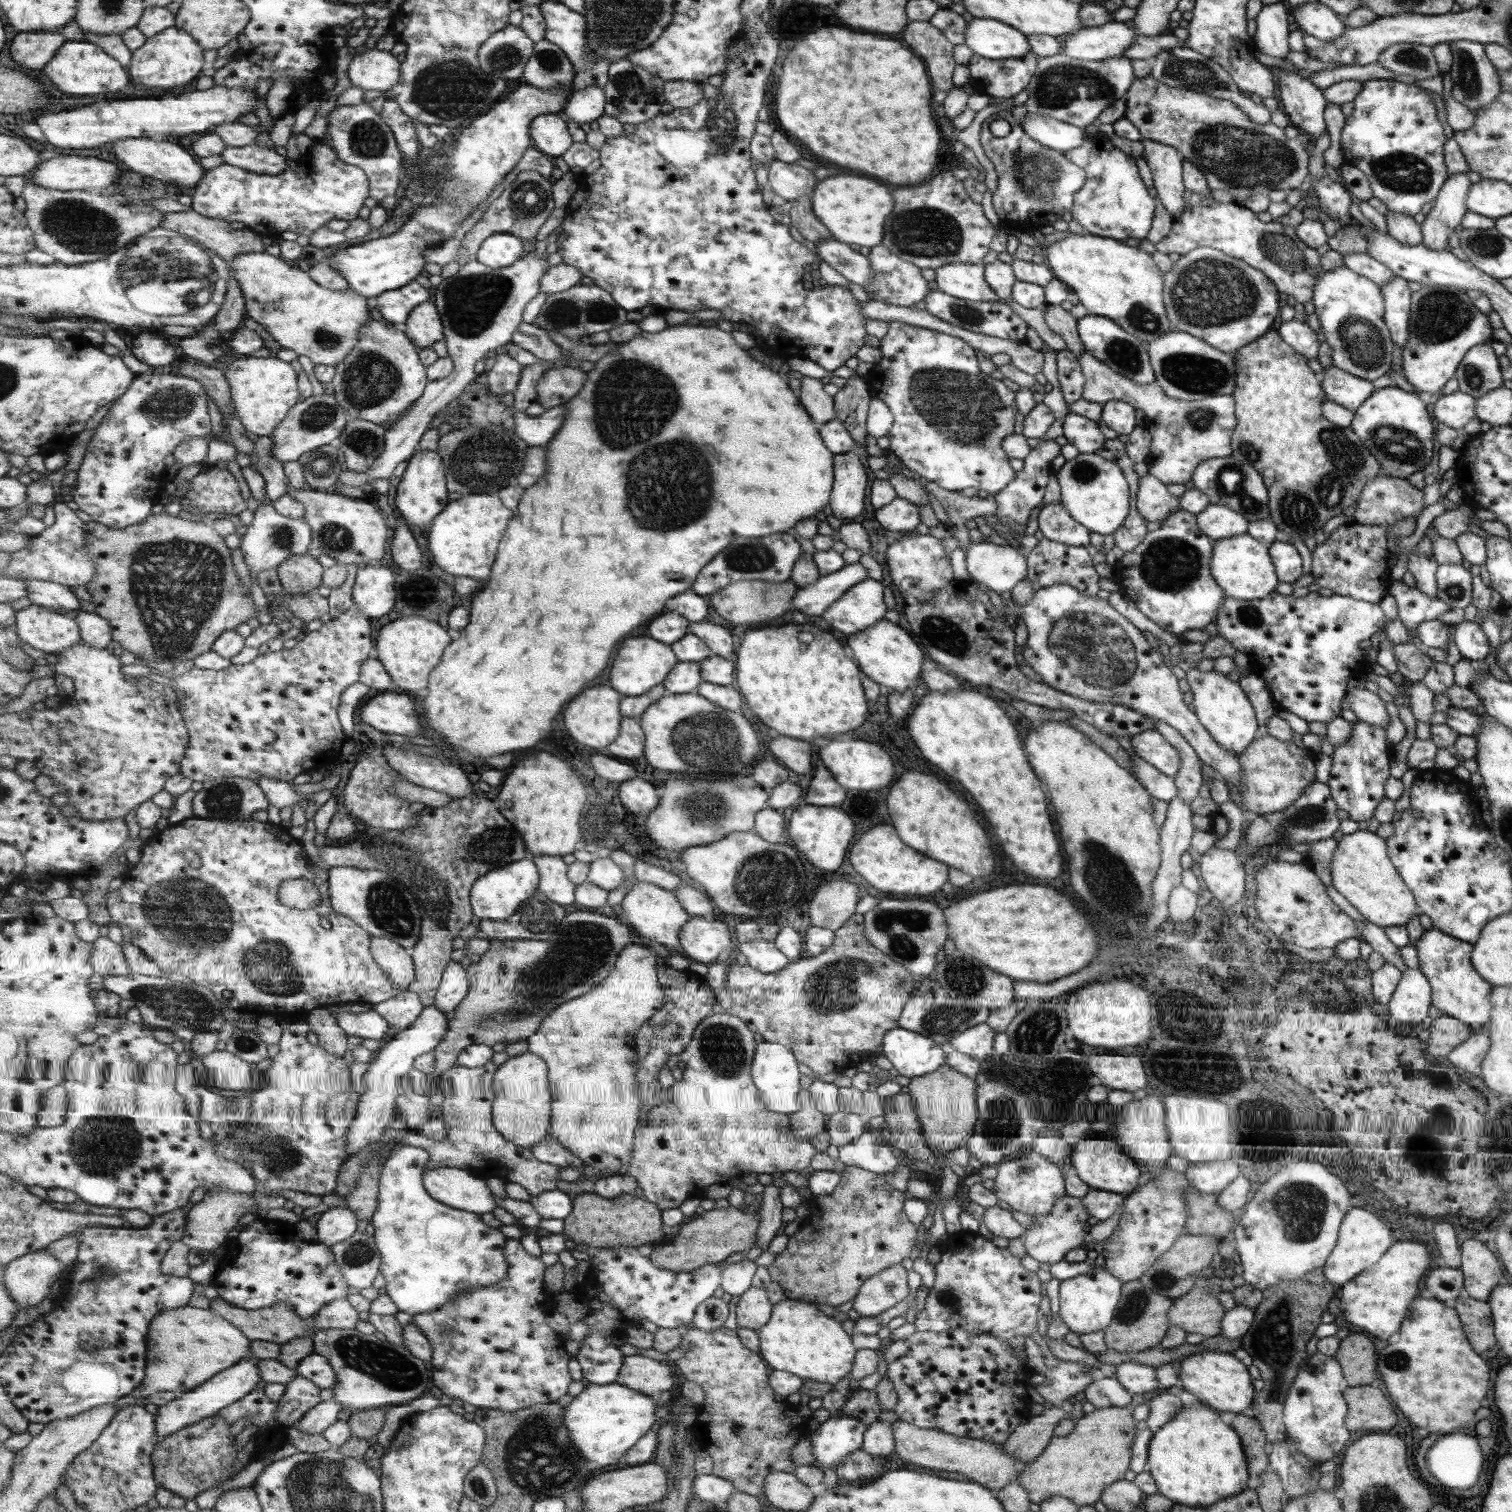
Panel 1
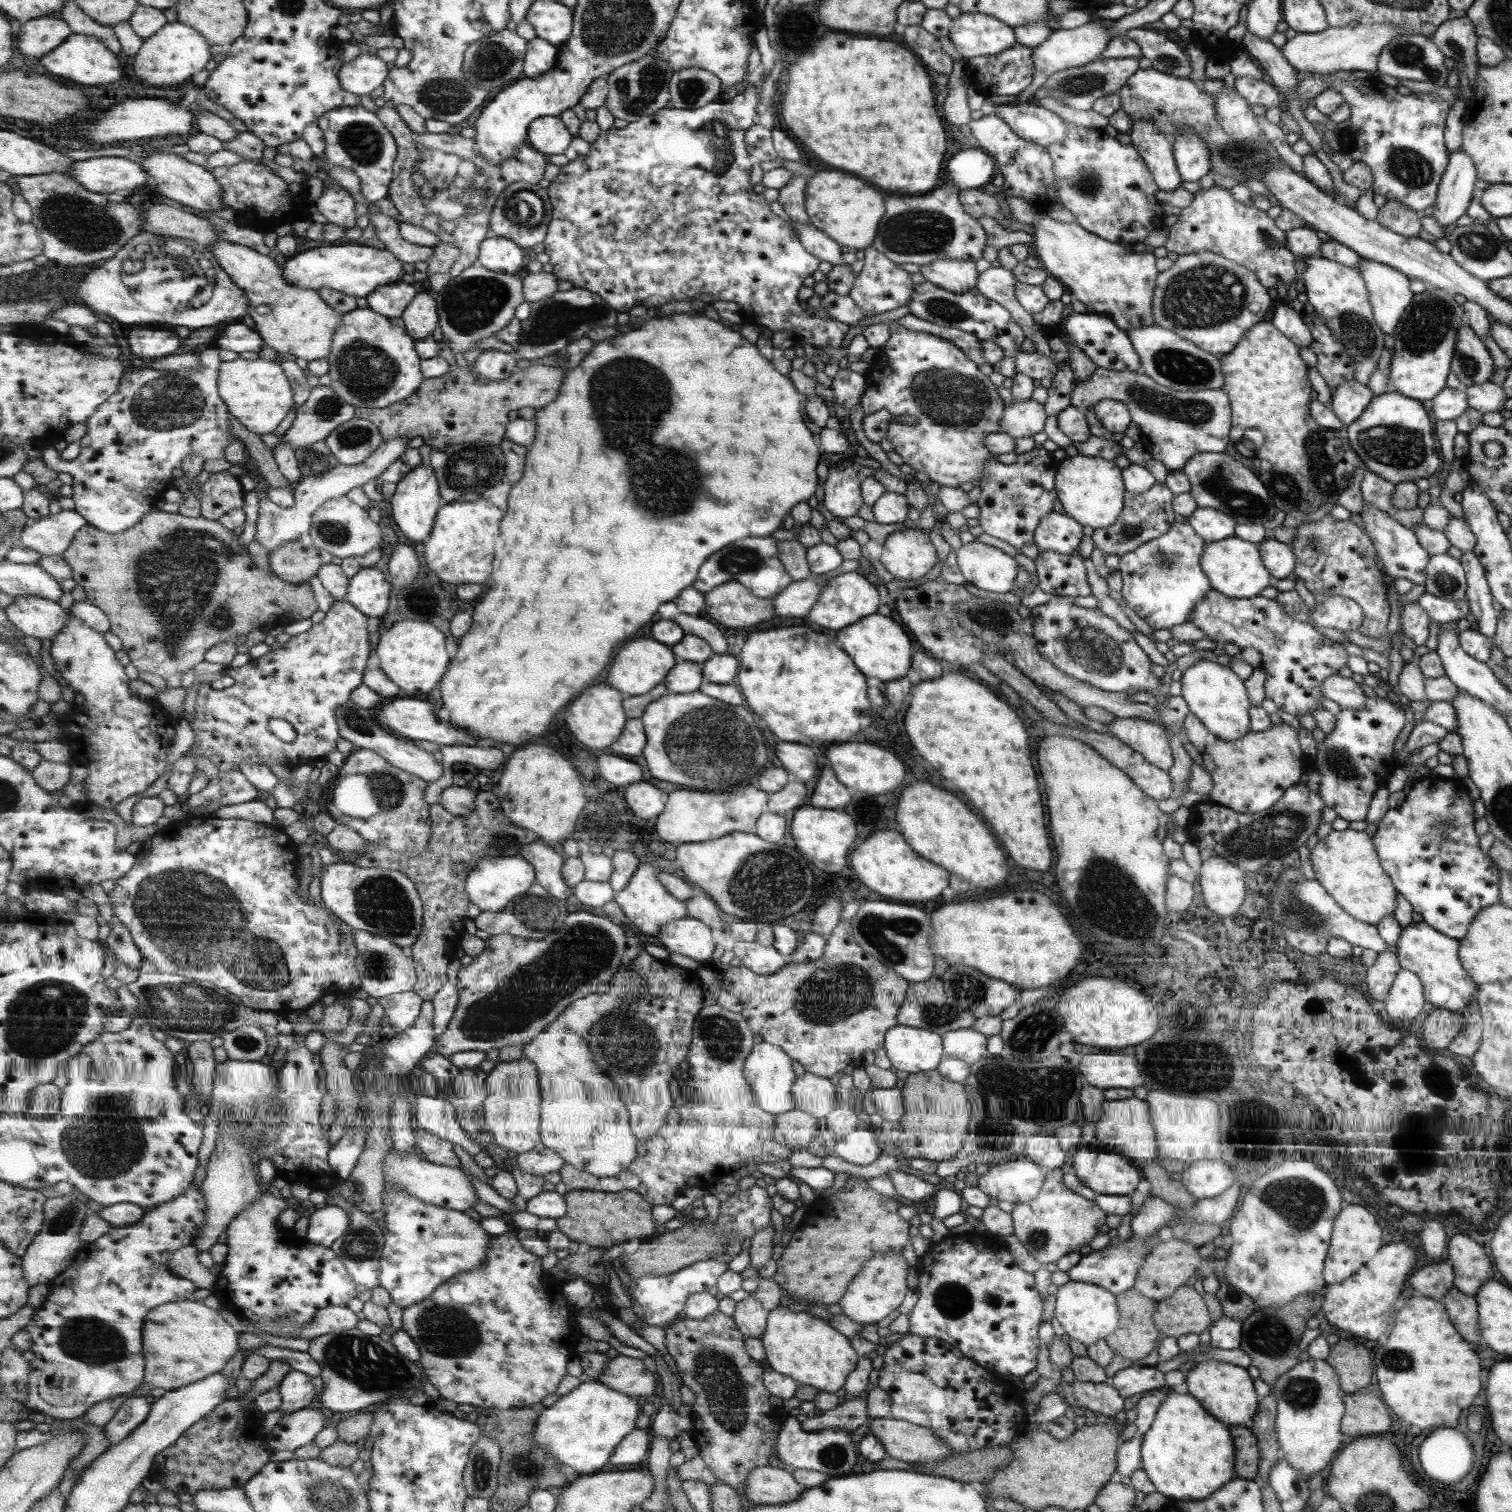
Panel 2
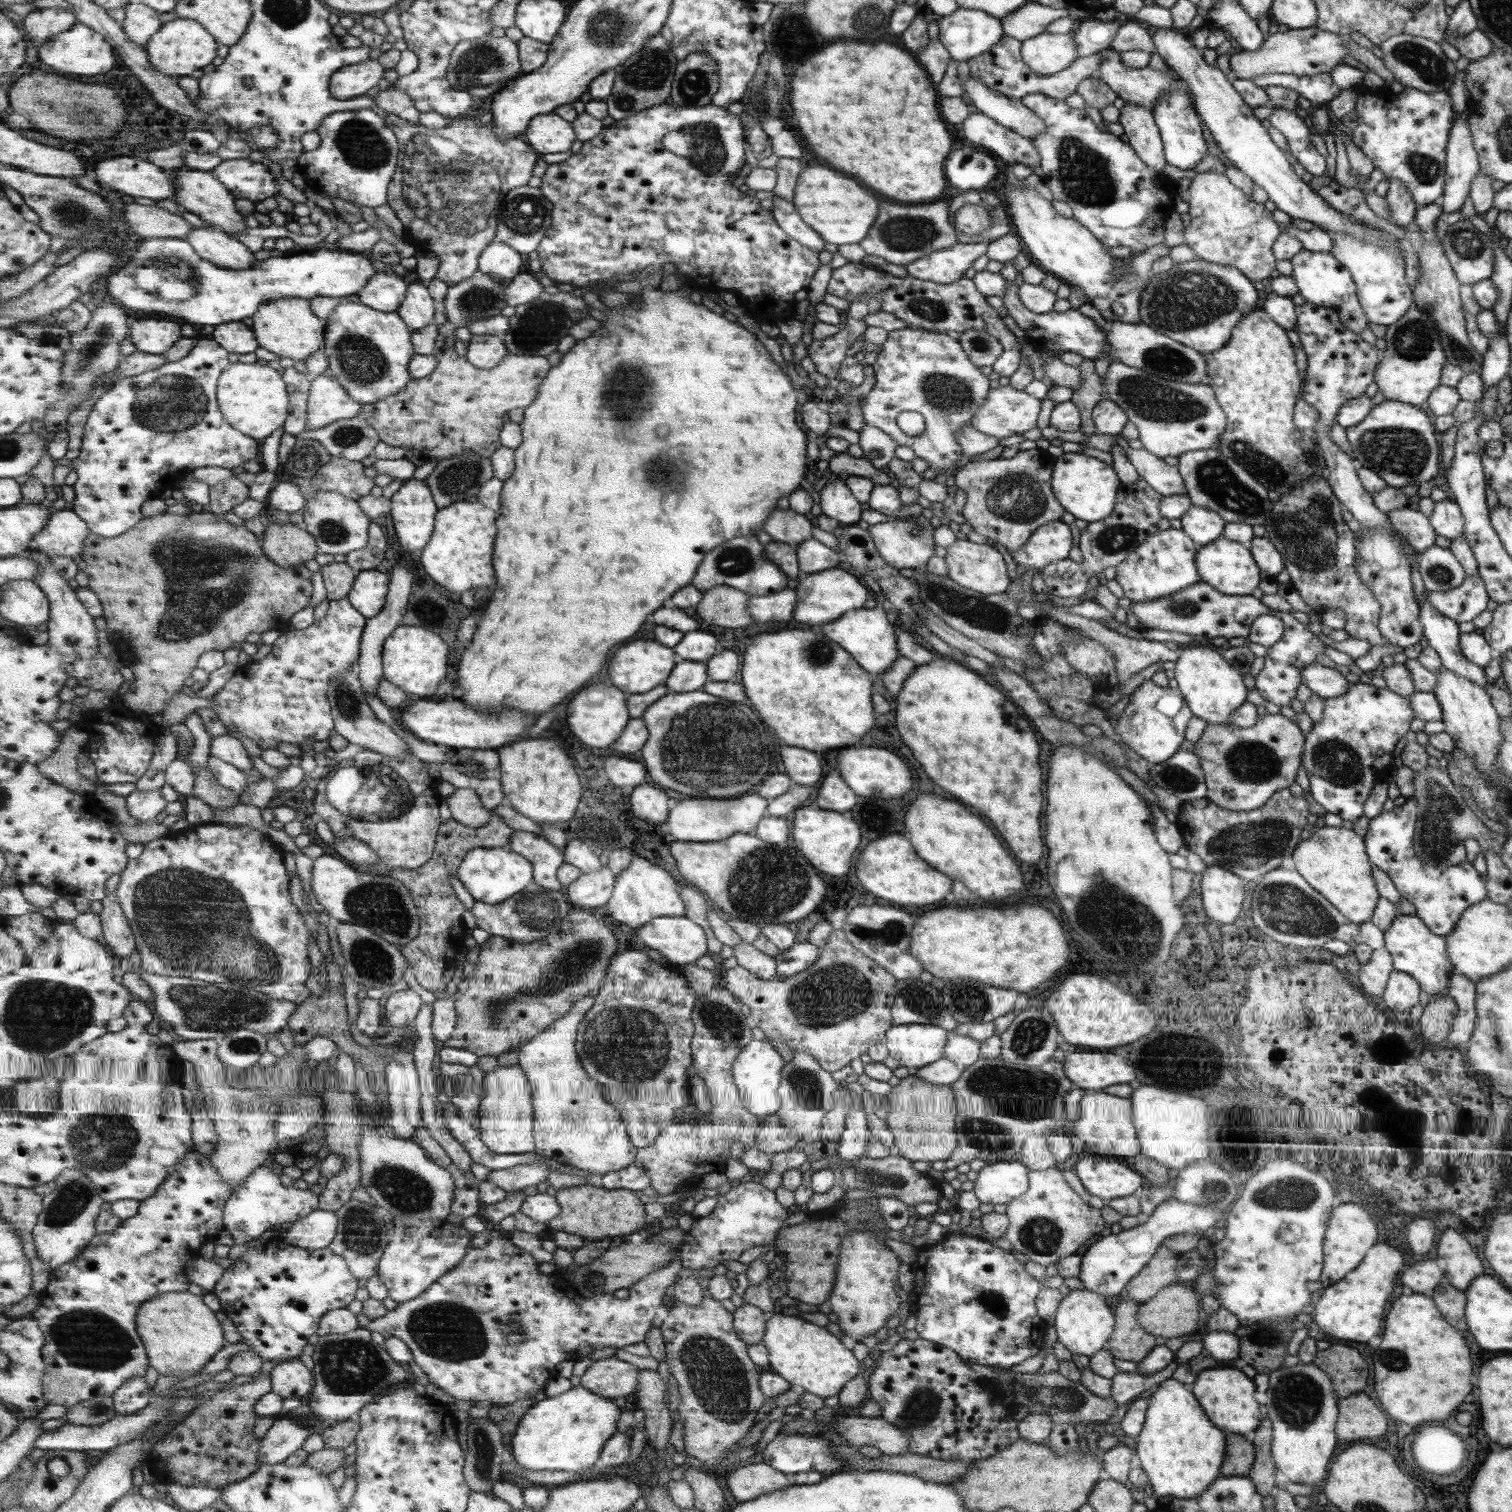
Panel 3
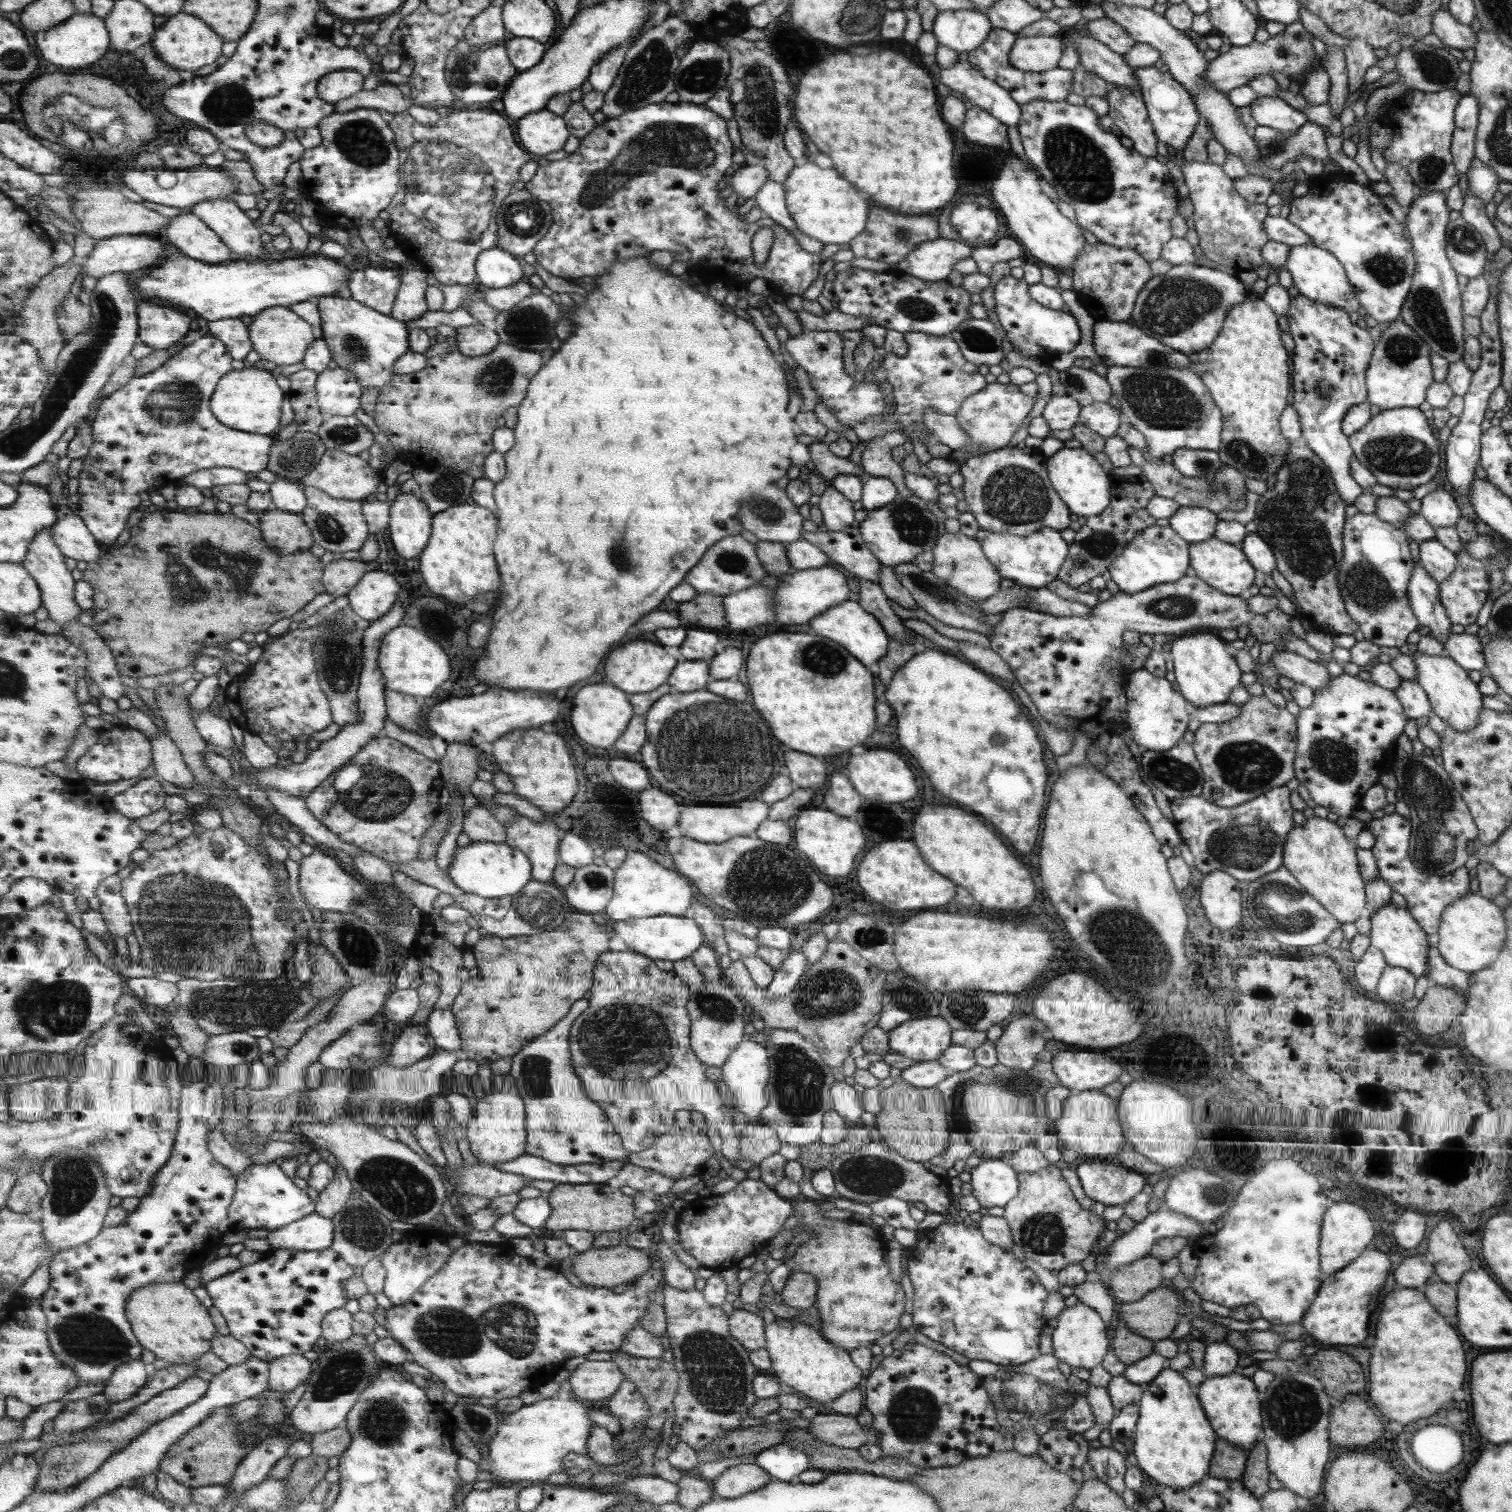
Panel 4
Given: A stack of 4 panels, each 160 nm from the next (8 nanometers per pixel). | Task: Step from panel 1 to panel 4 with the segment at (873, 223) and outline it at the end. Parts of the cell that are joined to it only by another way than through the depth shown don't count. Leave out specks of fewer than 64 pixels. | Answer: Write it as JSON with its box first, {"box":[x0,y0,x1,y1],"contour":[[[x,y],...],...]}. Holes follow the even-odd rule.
{"box":[782,162,867,244],"contour":[[[813,162],[794,166],[782,182],[785,207],[794,222],[794,228],[805,236],[825,244],[847,244],[855,238],[867,220],[867,204],[855,192],[855,188],[839,178],[833,168],[817,168]]]}

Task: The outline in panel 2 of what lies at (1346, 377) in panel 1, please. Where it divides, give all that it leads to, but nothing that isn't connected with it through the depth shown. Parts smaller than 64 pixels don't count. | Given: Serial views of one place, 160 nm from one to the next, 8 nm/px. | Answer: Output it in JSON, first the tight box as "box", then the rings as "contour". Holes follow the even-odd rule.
{"box":[1329,380,1373,427],"contour":[[[1350,380],[1350,382],[1344,382],[1336,390],[1333,390],[1329,407],[1337,420],[1346,427],[1360,417],[1372,397],[1373,394],[1367,386]]]}

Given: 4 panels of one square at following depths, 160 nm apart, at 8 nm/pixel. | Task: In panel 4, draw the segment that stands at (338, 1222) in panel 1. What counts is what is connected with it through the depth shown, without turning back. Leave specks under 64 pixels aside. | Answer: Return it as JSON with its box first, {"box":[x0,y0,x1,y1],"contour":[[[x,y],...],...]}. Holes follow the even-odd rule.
{"box":[265,1212,334,1252],"contour":[[[315,1212],[287,1226],[270,1230],[265,1238],[270,1243],[269,1250],[291,1248],[313,1252],[331,1249],[334,1236],[334,1219]]]}

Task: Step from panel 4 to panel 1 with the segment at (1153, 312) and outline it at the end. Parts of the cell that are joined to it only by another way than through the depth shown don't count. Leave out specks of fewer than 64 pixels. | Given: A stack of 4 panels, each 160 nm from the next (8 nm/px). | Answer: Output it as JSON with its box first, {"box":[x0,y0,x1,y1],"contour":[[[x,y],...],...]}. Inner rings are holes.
{"box":[1162,247,1279,354],"contour":[[[1209,247],[1194,248],[1193,251],[1180,255],[1171,268],[1162,273],[1162,303],[1171,328],[1190,333],[1207,342],[1211,348],[1227,354],[1234,354],[1261,336],[1279,310],[1277,288],[1262,272],[1251,268],[1241,259],[1231,258]]]}

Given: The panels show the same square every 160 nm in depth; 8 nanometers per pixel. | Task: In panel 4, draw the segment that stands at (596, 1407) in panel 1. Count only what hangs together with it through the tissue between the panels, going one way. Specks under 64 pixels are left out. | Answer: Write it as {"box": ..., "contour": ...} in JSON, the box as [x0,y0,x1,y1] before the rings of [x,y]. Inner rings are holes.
{"box":[477,1396,595,1484],"contour":[[[557,1396],[523,1405],[517,1412],[502,1417],[498,1431],[488,1444],[488,1455],[481,1456],[477,1466],[498,1478],[499,1484],[502,1480],[513,1484],[523,1480],[547,1480],[563,1468],[561,1462],[569,1452],[589,1457],[587,1439],[595,1425],[587,1415],[587,1410],[591,1409],[591,1403],[578,1398],[559,1399]]]}

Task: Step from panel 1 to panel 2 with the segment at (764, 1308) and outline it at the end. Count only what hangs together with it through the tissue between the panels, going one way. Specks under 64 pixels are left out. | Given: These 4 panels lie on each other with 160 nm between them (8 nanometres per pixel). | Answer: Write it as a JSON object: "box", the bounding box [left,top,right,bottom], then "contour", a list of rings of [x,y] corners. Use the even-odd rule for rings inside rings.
{"box":[666,1295,780,1490],"contour":[[[749,1295],[735,1304],[732,1317],[715,1312],[703,1320],[683,1316],[666,1327],[667,1356],[674,1370],[678,1373],[680,1384],[687,1386],[694,1394],[691,1409],[693,1427],[691,1434],[700,1452],[700,1456],[718,1482],[728,1484],[731,1488],[740,1490],[746,1483],[746,1476],[754,1468],[767,1465],[767,1456],[774,1455],[776,1434],[780,1426],[770,1415],[774,1407],[769,1403],[770,1392],[761,1384],[763,1368],[753,1362],[745,1352],[744,1339],[760,1339],[766,1330],[765,1316],[769,1315],[761,1304]]]}

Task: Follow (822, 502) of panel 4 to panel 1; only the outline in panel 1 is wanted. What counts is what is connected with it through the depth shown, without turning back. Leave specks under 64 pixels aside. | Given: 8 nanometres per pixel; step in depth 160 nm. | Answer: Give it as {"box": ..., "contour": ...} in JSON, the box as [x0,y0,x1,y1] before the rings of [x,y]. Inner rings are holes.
{"box":[828,450,867,520],"contour":[[[854,450],[834,455],[833,475],[834,482],[828,500],[831,514],[837,520],[844,518],[859,520],[865,502],[867,474]]]}

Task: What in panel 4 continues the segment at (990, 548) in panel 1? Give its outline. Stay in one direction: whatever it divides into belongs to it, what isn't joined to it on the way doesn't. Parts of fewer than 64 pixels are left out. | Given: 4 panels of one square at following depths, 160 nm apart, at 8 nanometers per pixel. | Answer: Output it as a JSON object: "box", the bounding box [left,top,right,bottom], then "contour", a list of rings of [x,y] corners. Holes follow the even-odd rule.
{"box":[931,531,1001,601],"contour":[[[943,531],[931,553],[933,553],[931,574],[951,588],[957,589],[957,592],[963,593],[963,596],[971,600],[982,601],[999,591],[1001,581],[999,572],[991,562],[987,561],[987,558],[983,555],[982,546],[974,538],[967,537],[959,531]]]}

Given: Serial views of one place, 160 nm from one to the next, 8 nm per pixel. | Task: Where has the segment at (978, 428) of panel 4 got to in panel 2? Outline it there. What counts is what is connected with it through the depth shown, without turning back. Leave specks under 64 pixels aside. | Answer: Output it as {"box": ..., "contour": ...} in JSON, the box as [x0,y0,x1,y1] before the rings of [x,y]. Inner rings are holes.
{"box":[998,399,1047,438],"contour":[[[1013,399],[1002,408],[998,431],[1008,434],[1011,438],[1027,438],[1043,430],[1047,414],[1044,405],[1033,399]]]}

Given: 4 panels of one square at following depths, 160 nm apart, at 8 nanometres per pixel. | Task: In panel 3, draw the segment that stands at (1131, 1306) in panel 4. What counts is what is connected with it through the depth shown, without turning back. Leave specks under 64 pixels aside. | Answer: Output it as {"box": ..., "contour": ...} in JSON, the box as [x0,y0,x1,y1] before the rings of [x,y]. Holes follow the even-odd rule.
{"box":[1138,1285,1200,1337],"contour":[[[1167,1285],[1149,1300],[1138,1303],[1139,1326],[1154,1337],[1190,1336],[1191,1330],[1197,1326],[1200,1309],[1195,1295],[1183,1286]]]}

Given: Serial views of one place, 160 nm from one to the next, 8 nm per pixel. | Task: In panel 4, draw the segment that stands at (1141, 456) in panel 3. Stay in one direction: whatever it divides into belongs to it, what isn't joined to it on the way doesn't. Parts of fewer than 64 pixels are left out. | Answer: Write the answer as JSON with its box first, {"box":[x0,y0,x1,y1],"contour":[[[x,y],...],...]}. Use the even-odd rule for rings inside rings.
{"box":[1140,461,1246,514],"contour":[[[1156,461],[1154,463],[1146,462],[1140,469],[1142,471],[1141,478],[1145,478],[1151,483],[1155,495],[1172,500],[1180,507],[1207,508],[1217,514],[1228,508],[1232,500],[1236,500],[1246,492],[1244,477],[1238,470],[1229,465],[1221,465],[1219,470],[1208,480],[1203,477],[1184,477],[1180,472],[1177,472],[1171,463],[1167,462],[1164,462],[1163,465],[1157,465]]]}

